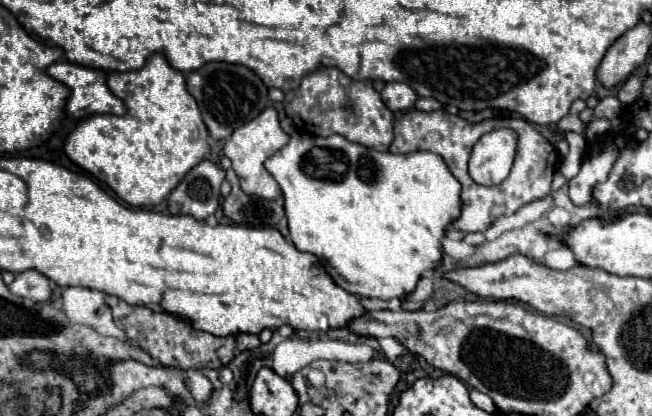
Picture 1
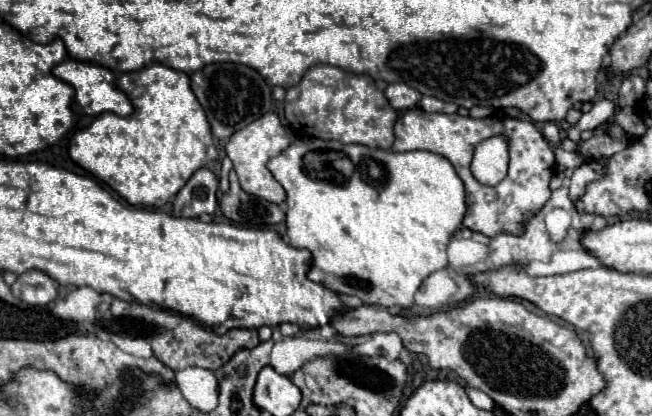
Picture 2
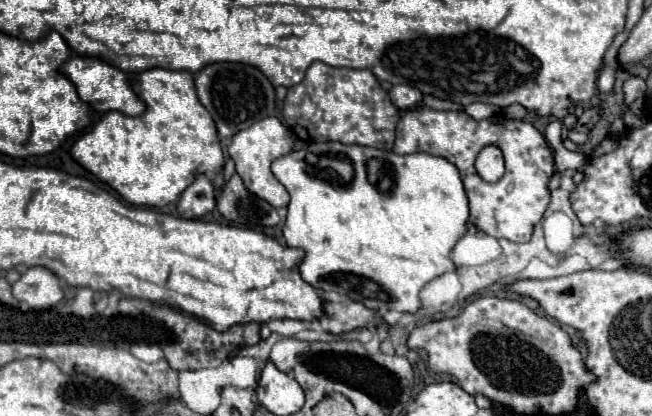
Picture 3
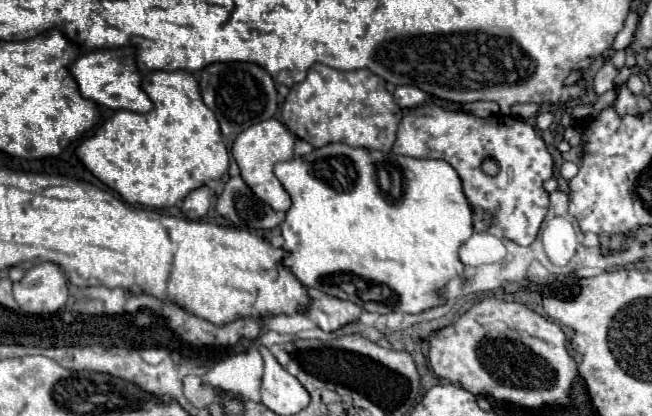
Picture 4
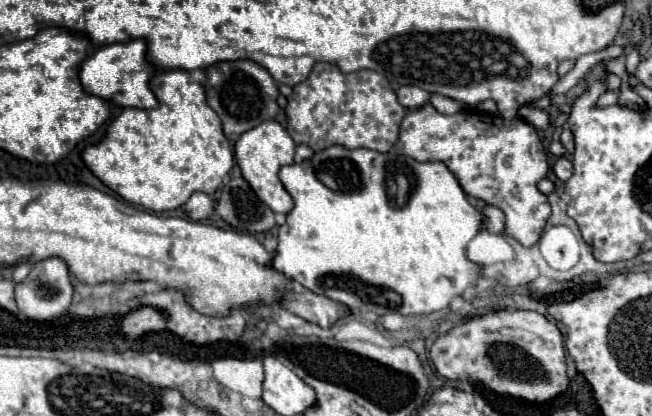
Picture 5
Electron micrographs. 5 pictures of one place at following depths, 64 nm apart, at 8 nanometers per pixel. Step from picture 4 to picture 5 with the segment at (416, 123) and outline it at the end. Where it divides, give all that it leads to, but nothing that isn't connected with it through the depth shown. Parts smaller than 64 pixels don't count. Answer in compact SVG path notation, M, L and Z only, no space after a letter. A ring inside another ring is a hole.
M424 104L404 116L394 152L420 162L444 162L468 196L484 200L484 204L504 212L504 236L518 240L522 246L538 242L550 216L550 202L546 194L538 190L538 182L548 176L550 164L534 126L526 120L504 120L500 116L488 120L480 112L458 112L448 116L440 114L432 104Z

